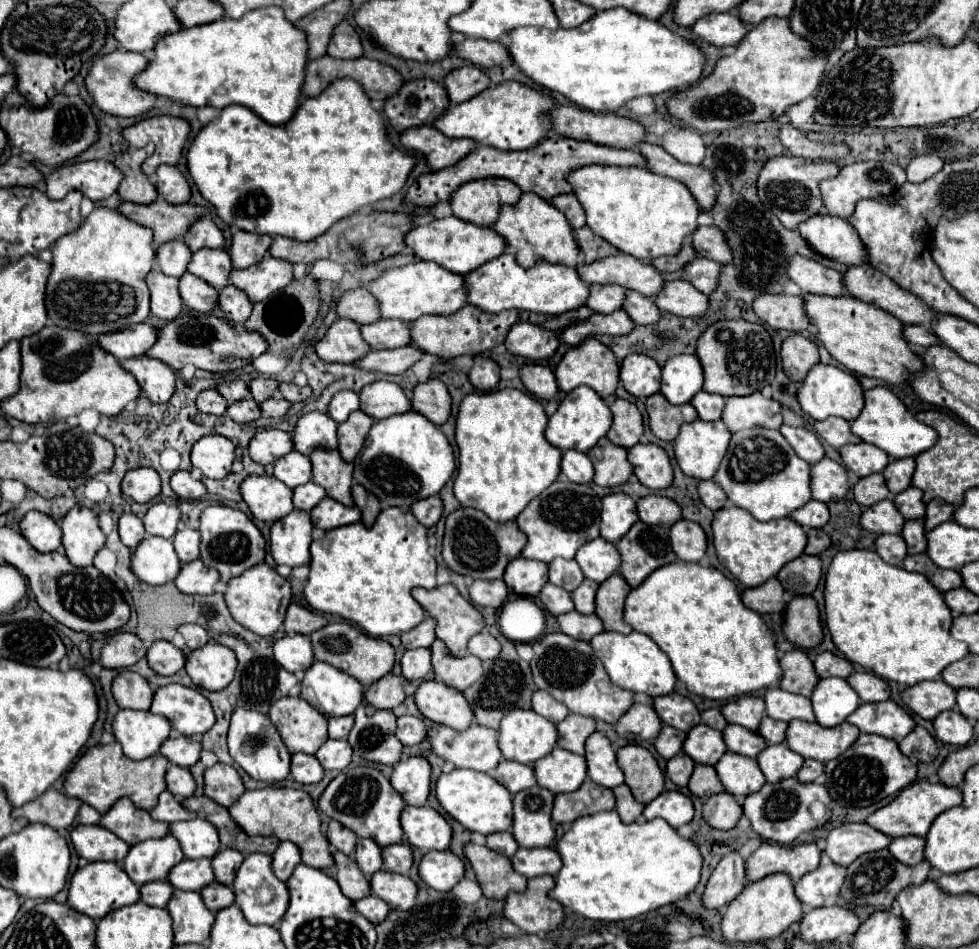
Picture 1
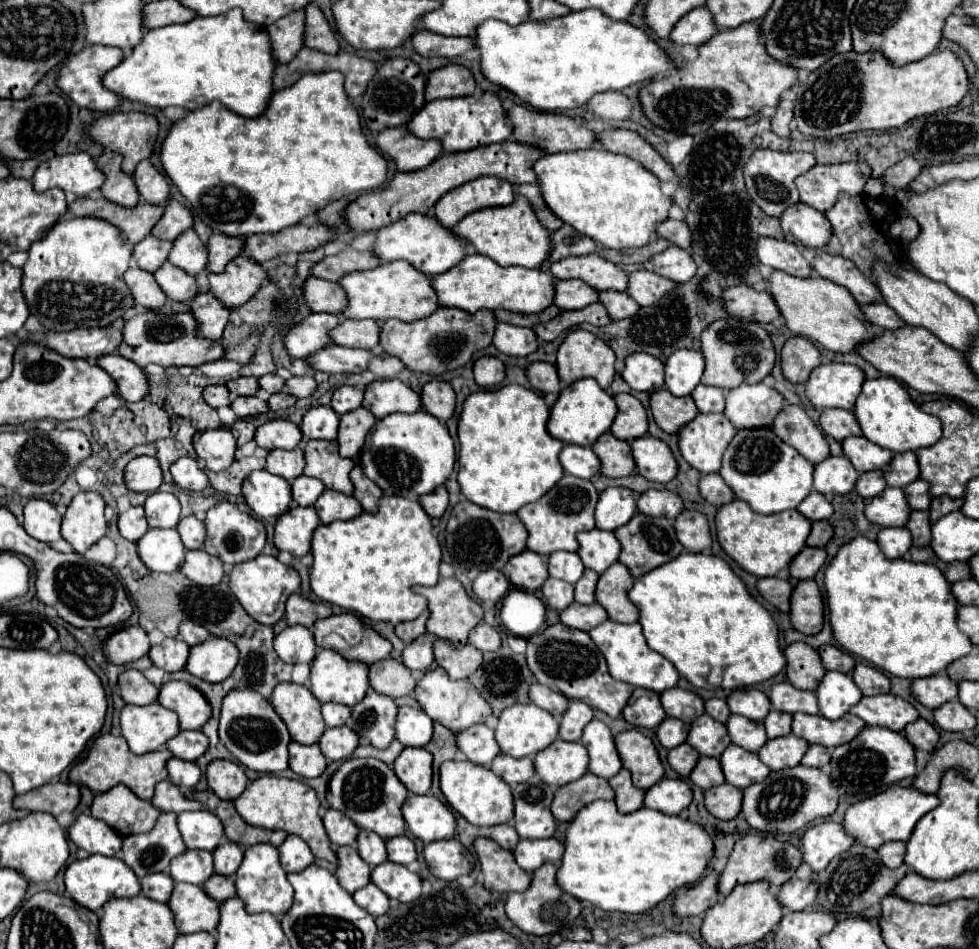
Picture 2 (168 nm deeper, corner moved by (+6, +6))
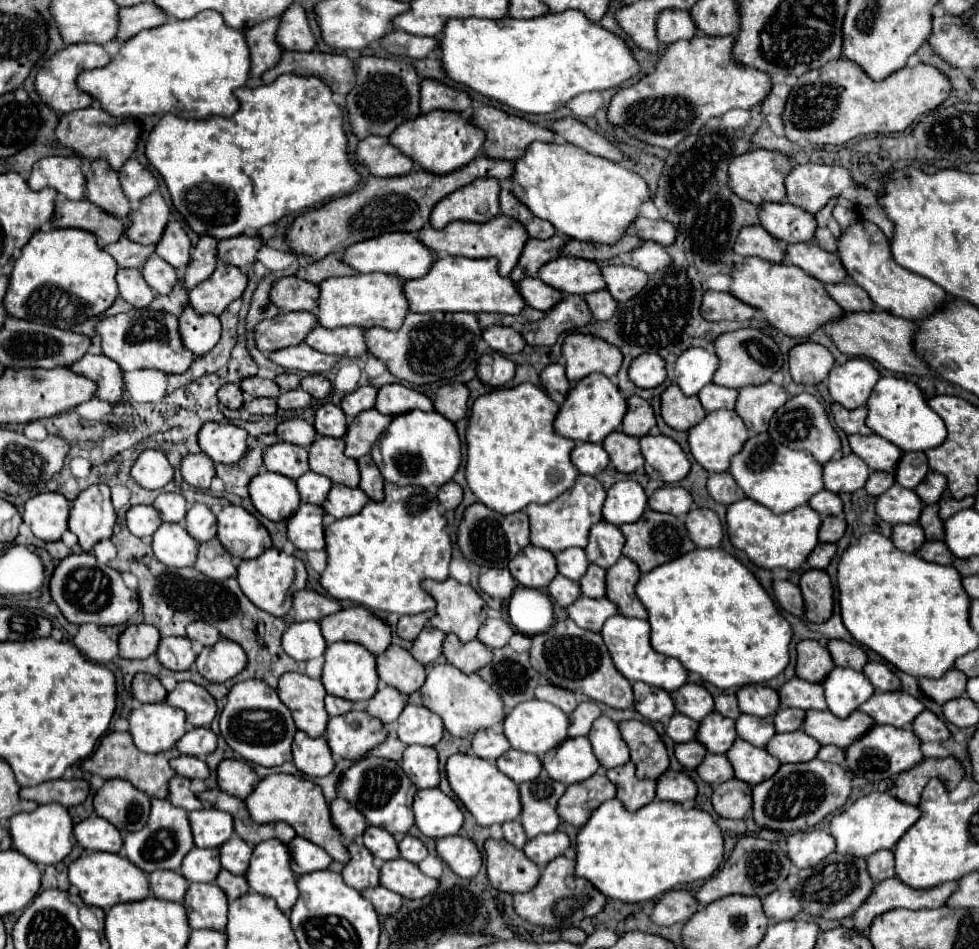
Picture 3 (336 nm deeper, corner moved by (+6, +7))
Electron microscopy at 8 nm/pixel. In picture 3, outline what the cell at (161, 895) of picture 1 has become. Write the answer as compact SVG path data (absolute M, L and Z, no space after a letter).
M158 871L150 873L150 889L152 895L166 901L182 903L182 897L186 895L188 881L178 871Z

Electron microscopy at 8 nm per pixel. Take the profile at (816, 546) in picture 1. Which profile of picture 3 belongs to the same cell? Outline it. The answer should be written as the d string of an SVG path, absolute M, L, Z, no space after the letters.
M824 517L820 531L818 531L818 539L822 543L836 543L846 531L846 523L842 517Z

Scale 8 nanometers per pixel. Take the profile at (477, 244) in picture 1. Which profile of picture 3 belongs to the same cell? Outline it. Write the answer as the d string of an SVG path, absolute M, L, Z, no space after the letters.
M396 231L396 233L384 233L380 237L372 237L366 241L356 243L354 247L348 247L344 253L344 261L352 265L358 273L372 273L372 271L382 271L382 273L392 273L402 279L414 279L422 277L426 271L430 271L432 263L436 261L436 253L422 245L422 241L416 235Z

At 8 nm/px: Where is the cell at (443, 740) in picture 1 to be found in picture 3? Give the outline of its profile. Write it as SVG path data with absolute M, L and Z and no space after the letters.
M478 729L472 737L472 751L488 761L498 759L502 753L506 753L510 749L508 739L494 729Z

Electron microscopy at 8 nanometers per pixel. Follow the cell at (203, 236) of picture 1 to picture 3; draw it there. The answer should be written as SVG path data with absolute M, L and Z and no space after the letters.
M156 191L152 197L142 201L142 207L134 215L130 215L126 235L128 239L142 245L158 243L162 239L168 221L170 221L170 209L160 191Z

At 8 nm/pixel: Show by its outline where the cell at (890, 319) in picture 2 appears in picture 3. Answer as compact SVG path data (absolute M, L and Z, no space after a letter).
M842 283L842 285L826 285L830 297L848 313L858 311L876 311L876 305L870 301L868 293L862 293L858 285L854 283Z

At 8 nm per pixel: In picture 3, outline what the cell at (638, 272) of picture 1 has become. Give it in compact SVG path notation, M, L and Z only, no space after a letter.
M560 257L556 261L546 263L538 277L548 285L574 295L586 295L592 291L606 289L604 275L594 261L576 259L576 257Z

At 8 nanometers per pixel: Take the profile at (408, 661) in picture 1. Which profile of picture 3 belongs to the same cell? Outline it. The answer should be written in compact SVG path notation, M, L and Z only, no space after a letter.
M426 625L412 645L412 651L410 651L412 657L422 665L434 663L442 655L444 637L446 635L440 629L434 629L432 625Z

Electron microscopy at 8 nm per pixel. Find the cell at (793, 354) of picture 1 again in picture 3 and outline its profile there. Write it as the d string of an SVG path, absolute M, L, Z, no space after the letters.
M806 341L790 349L790 375L794 383L818 385L834 365L832 353L818 343Z

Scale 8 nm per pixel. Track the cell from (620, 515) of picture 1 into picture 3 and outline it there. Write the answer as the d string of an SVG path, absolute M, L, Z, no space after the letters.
M630 479L618 481L608 489L602 517L608 523L614 523L616 527L624 523L638 521L638 517L646 509L646 493L644 489Z

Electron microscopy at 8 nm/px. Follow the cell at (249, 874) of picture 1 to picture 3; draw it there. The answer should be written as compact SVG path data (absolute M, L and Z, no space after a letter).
M262 841L254 847L246 881L252 891L272 897L282 913L288 913L296 903L298 889L290 869L290 853L282 841Z

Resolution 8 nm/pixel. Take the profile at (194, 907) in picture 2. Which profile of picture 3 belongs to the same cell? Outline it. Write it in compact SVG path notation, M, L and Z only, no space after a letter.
M214 883L188 885L184 907L188 913L190 929L224 931L228 901L222 889L218 889L218 885Z

